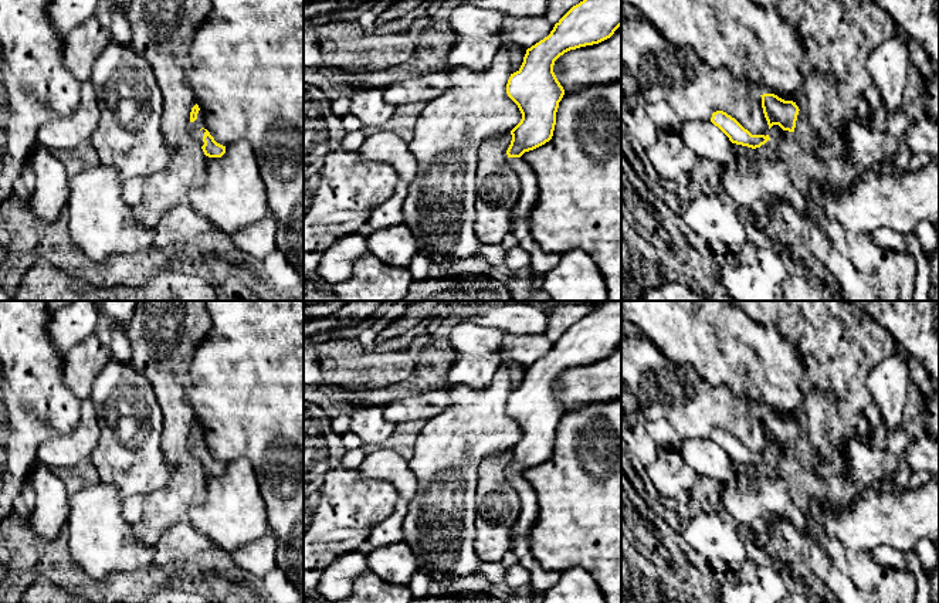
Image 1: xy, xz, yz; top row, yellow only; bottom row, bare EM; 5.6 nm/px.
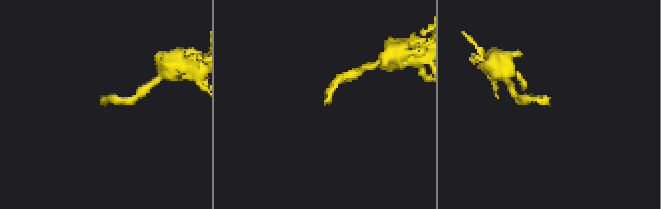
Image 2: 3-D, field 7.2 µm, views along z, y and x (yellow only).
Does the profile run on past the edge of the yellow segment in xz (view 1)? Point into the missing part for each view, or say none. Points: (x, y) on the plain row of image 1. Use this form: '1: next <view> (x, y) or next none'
1: next xz (528, 501)

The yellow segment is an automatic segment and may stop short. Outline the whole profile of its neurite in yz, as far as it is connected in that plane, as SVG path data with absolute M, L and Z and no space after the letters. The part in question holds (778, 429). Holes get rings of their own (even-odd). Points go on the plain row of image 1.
M763 411L762 426L769 447L779 443L783 448L793 450L797 461L813 475L817 475L821 457L817 448L810 443L807 430L799 427L796 420L784 419L774 411Z

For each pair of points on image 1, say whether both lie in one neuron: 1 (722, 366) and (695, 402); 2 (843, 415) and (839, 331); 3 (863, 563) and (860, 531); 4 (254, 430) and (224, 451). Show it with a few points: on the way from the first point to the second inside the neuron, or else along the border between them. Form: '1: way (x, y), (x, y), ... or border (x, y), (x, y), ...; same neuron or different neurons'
1: border (681, 366), (742, 393); different neurons
2: way (843, 393), (843, 352); same neuron
3: border (846, 549), (867, 549), (870, 552); different neurons
4: way (247, 430), (231, 444); same neuron

